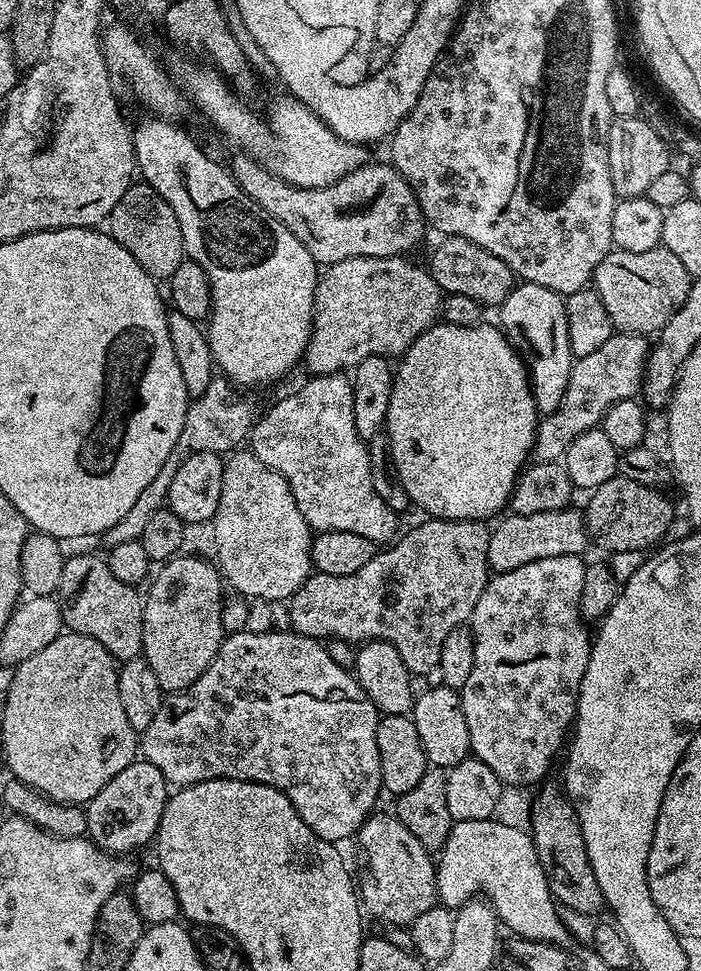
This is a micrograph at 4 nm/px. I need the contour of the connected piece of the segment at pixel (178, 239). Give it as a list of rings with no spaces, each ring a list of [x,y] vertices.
[[[133,182],[118,198],[118,206],[110,210],[106,221],[106,231],[114,237],[130,254],[134,254],[134,262],[146,270],[153,280],[167,281],[168,277],[178,270],[178,266],[185,260],[184,243],[182,242],[182,226],[178,226],[178,218],[174,218],[174,210],[170,210],[166,198],[158,194],[149,184]]]

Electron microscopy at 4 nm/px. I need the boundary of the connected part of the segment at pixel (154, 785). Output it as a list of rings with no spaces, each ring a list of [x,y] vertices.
[[[137,758],[126,770],[114,774],[98,794],[88,801],[87,839],[99,846],[103,852],[113,854],[131,853],[131,848],[139,844],[151,845],[156,839],[156,831],[162,818],[162,810],[170,795],[170,785],[162,770],[149,760]]]

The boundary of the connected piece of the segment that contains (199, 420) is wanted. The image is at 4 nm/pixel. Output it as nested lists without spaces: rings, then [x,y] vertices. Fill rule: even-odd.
[[[214,378],[210,386],[206,386],[206,390],[202,390],[202,394],[189,403],[186,410],[186,422],[182,422],[178,442],[174,442],[174,450],[170,450],[170,458],[166,458],[166,466],[162,466],[158,478],[154,478],[154,482],[150,482],[150,486],[142,490],[134,506],[130,506],[130,514],[126,514],[122,522],[110,526],[110,530],[103,533],[102,540],[105,540],[105,545],[111,546],[140,539],[146,530],[146,525],[150,523],[150,518],[154,518],[159,508],[165,507],[170,482],[174,482],[174,474],[178,474],[178,466],[182,466],[182,462],[186,462],[190,454],[202,454],[203,452],[228,454],[239,449],[243,445],[240,444],[243,440],[245,443],[249,439],[254,427],[254,415],[252,416],[251,402],[243,395],[247,396],[231,380]]]

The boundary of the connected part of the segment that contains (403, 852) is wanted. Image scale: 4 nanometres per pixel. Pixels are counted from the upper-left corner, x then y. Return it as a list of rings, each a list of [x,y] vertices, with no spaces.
[[[373,814],[360,825],[358,841],[364,851],[364,873],[358,876],[358,899],[363,911],[376,920],[385,920],[388,926],[410,926],[419,915],[424,914],[438,904],[436,894],[436,864],[431,851],[418,842],[414,834],[407,829],[395,815],[379,816]]]

